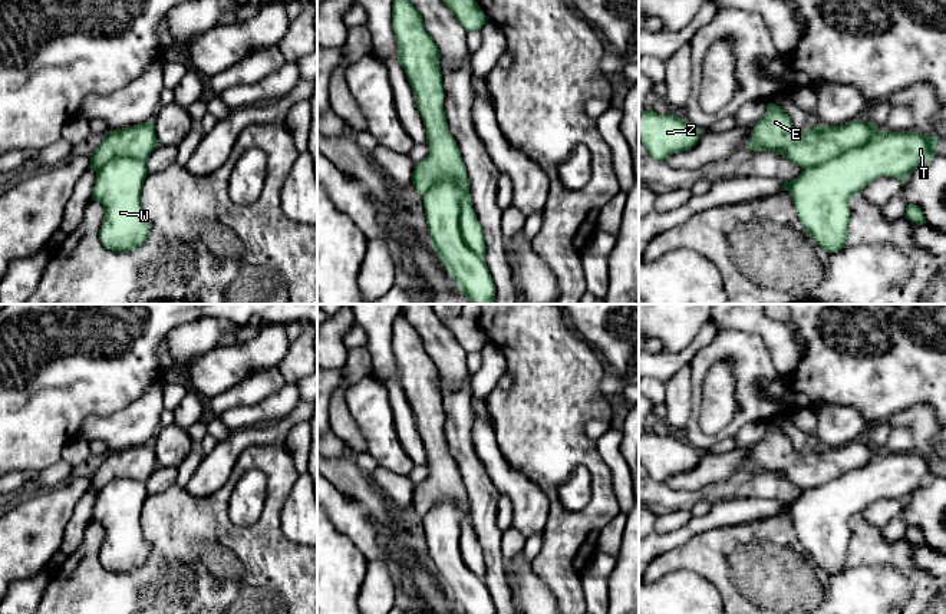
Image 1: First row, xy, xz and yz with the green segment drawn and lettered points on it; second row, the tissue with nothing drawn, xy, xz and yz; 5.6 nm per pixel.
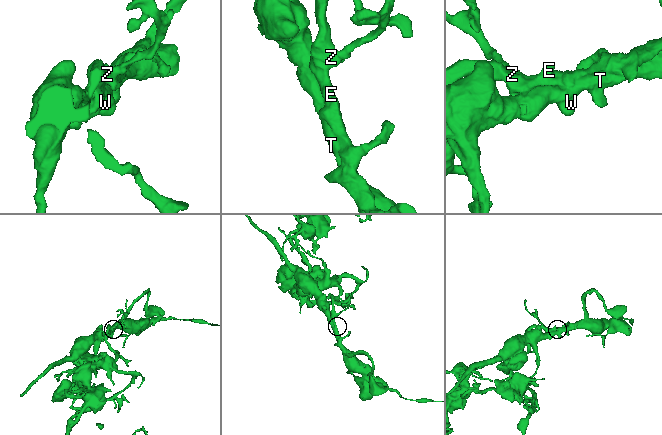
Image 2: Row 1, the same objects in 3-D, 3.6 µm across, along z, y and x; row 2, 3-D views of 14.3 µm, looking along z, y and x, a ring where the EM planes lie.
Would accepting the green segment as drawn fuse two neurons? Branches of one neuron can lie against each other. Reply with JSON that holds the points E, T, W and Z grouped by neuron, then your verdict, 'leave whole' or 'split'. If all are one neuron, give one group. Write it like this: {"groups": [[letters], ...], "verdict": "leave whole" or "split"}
{"groups": [["E", "Z"], ["T", "W"]], "verdict": "split"}

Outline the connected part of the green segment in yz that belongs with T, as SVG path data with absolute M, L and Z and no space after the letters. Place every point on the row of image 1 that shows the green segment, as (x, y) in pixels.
M883 131L868 143L784 181L807 234L825 251L841 250L850 222L848 199L879 176L906 179L936 152L939 133Z

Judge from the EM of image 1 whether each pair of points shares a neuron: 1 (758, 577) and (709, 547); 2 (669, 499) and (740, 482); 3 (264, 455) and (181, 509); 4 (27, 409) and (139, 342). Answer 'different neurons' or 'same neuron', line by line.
1: same neuron
2: same neuron
3: same neuron
4: same neuron

